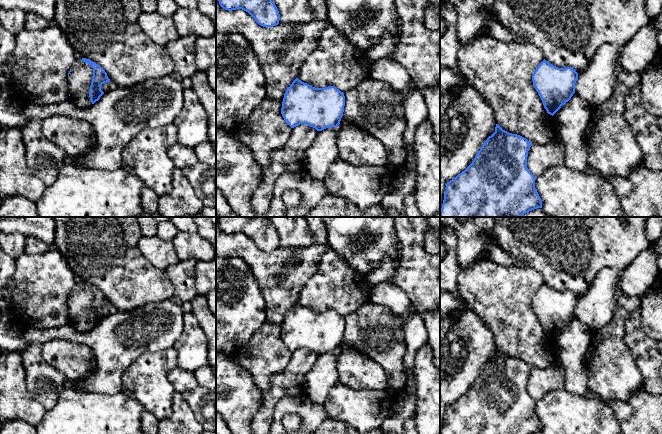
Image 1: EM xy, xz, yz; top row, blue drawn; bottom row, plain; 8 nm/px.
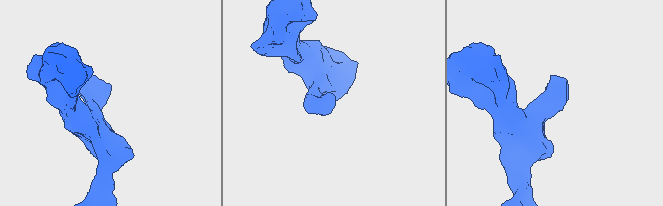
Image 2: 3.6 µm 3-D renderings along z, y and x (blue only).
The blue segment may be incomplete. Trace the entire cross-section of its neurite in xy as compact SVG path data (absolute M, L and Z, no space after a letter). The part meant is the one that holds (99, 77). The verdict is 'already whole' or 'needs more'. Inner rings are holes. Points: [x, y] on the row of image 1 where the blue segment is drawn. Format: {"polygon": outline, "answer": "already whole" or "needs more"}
{"polygon": "M82 58L82 61L88 63L93 68L93 76L89 89L89 97L92 104L94 104L104 94L104 92L101 90L101 86L104 83L110 82L110 79L100 65L86 58Z", "answer": "already whole"}

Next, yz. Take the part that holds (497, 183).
{"polygon": "M496 124L495 132L487 138L472 163L446 184L440 217L522 217L537 208L542 200L535 188L536 177L527 168L528 151L532 143L509 133Z", "answer": "already whole"}

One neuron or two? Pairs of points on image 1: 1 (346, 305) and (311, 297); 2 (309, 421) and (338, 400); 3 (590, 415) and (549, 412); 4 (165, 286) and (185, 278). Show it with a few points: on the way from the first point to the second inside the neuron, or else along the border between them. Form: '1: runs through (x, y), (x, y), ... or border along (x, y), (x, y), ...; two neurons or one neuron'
1: runs through (337, 297), (320, 297); one neuron
2: border along (322, 405), (329, 417); two neurons
3: runs through (580, 415), (563, 415), (559, 412); one neuron
4: border along (163, 270), (173, 286), (173, 295), (170, 299); two neurons

